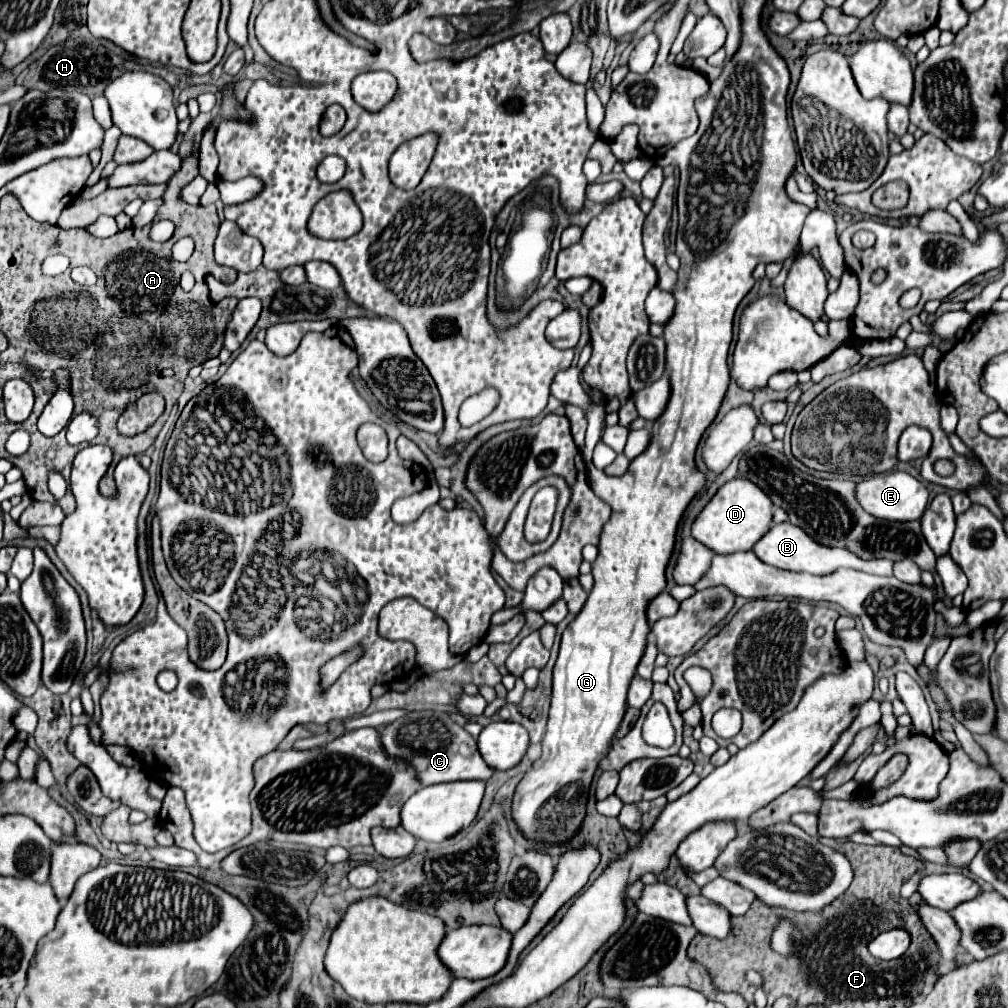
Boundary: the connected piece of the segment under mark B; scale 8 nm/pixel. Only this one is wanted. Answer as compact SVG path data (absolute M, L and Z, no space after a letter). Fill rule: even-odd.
M782 522L782 524L774 524L752 548L752 552L770 566L782 568L782 570L792 570L792 572L808 572L808 574L830 574L838 568L854 568L854 570L862 570L876 576L892 576L892 562L890 560L858 560L858 556L854 556L852 552L846 552L842 548L822 548L822 544L810 540L810 536L806 536L806 532L802 532L802 528L792 526L790 522Z

